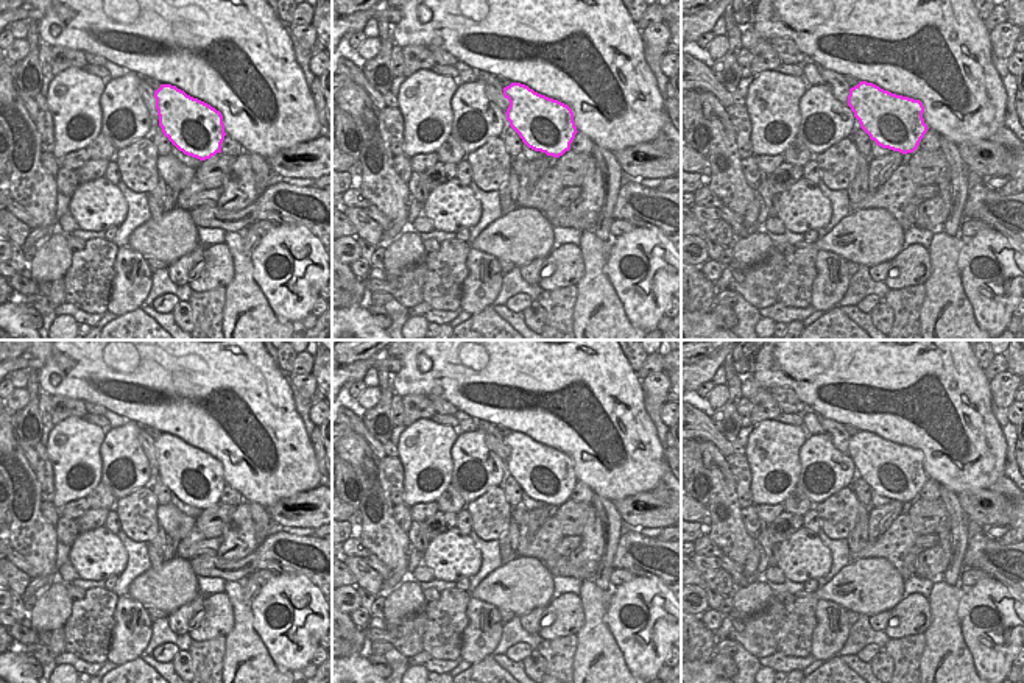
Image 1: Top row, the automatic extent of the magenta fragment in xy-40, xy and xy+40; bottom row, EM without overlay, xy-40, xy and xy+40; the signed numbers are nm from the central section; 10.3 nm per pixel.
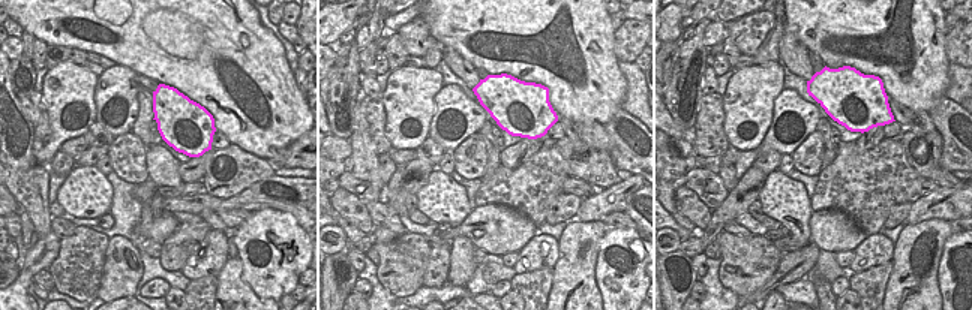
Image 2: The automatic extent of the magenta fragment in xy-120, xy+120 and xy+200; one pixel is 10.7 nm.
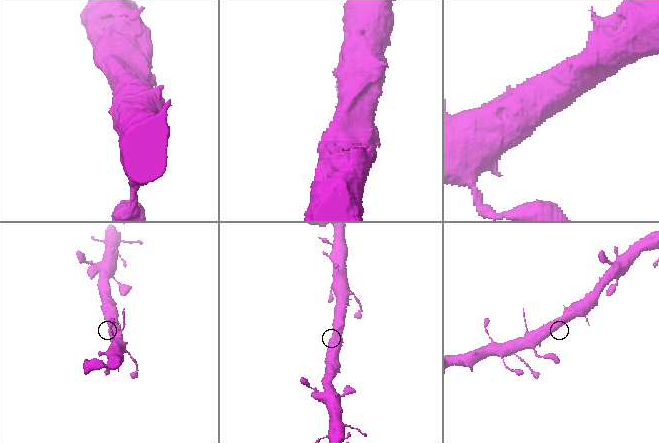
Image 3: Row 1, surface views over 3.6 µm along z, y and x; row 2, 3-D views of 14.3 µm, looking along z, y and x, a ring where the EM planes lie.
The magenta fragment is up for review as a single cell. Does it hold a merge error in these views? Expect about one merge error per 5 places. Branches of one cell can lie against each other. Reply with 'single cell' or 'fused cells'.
single cell

